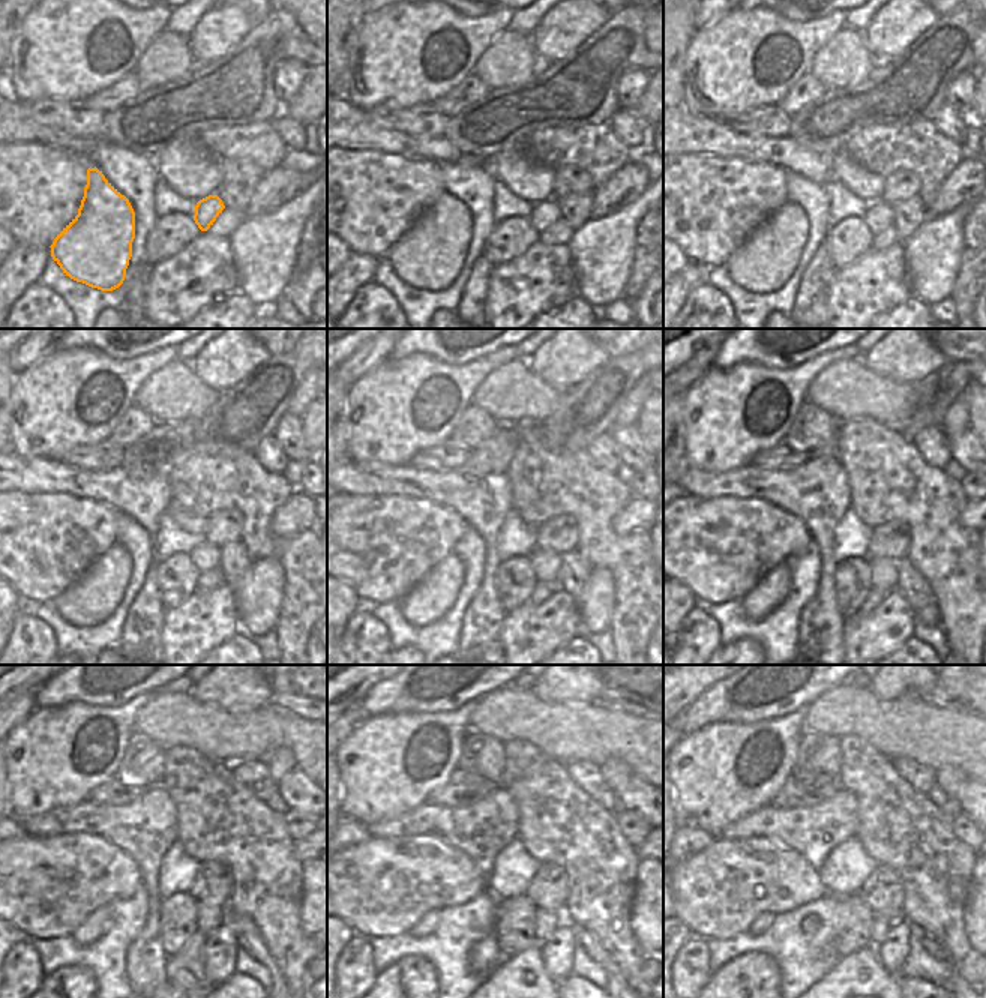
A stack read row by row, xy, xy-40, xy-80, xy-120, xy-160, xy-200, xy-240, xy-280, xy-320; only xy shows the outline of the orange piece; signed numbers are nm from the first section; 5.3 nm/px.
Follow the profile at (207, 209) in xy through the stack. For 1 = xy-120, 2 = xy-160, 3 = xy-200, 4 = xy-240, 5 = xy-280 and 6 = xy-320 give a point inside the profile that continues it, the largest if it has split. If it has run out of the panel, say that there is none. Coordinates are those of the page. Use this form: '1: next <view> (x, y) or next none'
1: next xy-120 (206, 557)
2: next xy-160 (545, 565)
3: next xy-200 (883, 571)
4: next xy-240 (209, 917)
5: next xy-280 (545, 922)
6: next xy-320 (880, 929)

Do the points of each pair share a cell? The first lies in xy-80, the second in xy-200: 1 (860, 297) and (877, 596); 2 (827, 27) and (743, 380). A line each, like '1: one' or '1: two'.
1: two
2: one

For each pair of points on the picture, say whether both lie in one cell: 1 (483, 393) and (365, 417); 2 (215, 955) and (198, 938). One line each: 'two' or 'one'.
1: two
2: two

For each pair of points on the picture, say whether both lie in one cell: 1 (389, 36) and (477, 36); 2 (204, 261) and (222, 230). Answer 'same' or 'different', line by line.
1: same
2: different

